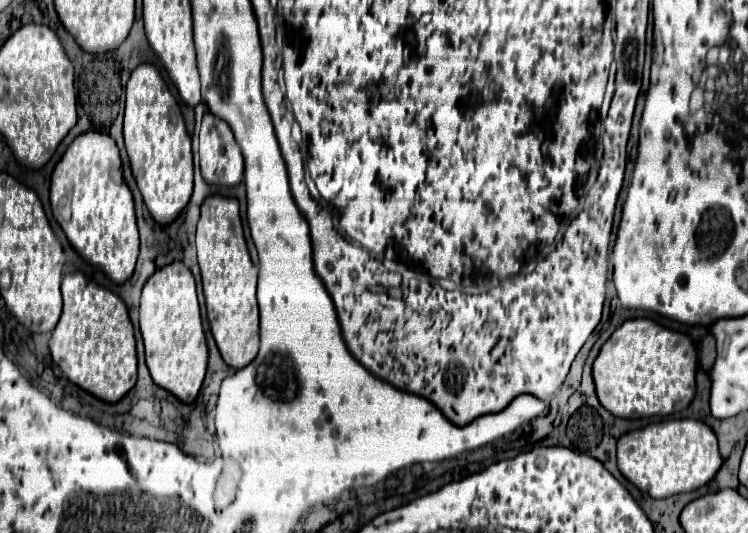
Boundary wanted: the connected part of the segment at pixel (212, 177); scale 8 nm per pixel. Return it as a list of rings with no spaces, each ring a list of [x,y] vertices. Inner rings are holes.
[[[206,112],[200,128],[200,168],[208,184],[236,186],[242,180],[244,162],[230,126]]]

